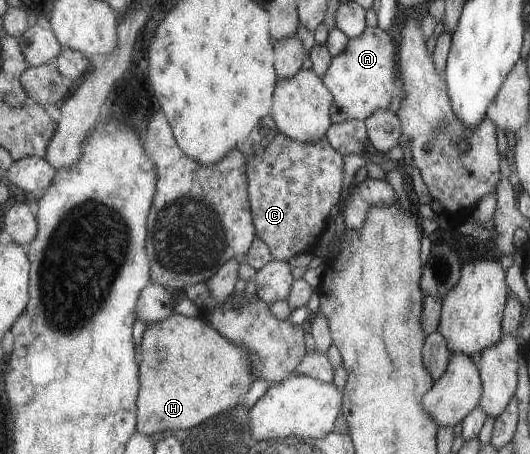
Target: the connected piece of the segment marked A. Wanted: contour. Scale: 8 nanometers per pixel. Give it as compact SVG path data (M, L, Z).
M365 27L358 36L349 37L345 50L330 59L326 72L321 76L321 81L333 93L332 122L363 121L373 114L374 108L386 109L394 90L394 64L392 40L380 27Z

